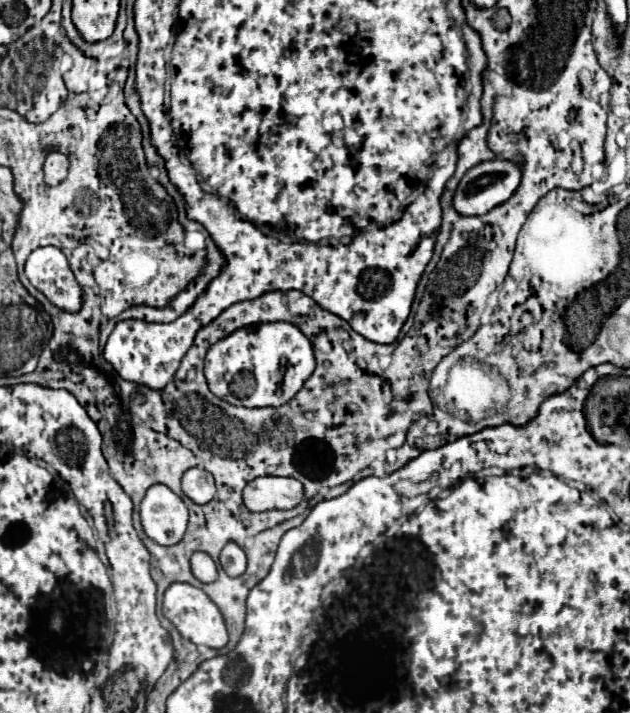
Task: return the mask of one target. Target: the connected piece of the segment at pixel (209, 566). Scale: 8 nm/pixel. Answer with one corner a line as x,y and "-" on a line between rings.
205,552
193,554
193,558
191,558
191,570
193,570
193,576
199,582
213,582
217,578
217,566
209,558
209,554
205,554

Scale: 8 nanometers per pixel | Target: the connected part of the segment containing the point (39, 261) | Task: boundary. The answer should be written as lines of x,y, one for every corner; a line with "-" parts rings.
43,246
33,250
25,262
25,274
55,306
67,312
77,312
81,308
81,286
59,248

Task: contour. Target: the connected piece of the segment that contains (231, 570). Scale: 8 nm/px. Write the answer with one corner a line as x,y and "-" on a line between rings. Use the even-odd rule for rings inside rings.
229,542
221,550
219,562
221,562
221,568
225,570
225,574
229,574
229,576
241,576
245,572
247,558
245,558
245,552
235,542

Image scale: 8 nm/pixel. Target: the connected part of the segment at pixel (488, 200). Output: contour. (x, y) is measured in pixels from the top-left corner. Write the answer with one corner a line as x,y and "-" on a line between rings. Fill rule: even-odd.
495,158
489,162
481,162
473,166
463,180
459,182
459,188
453,198
453,206
457,208
459,214
463,216
477,216
477,214
487,214
495,206
501,206
501,202
507,202
517,186
521,184
521,164
509,162
503,158

